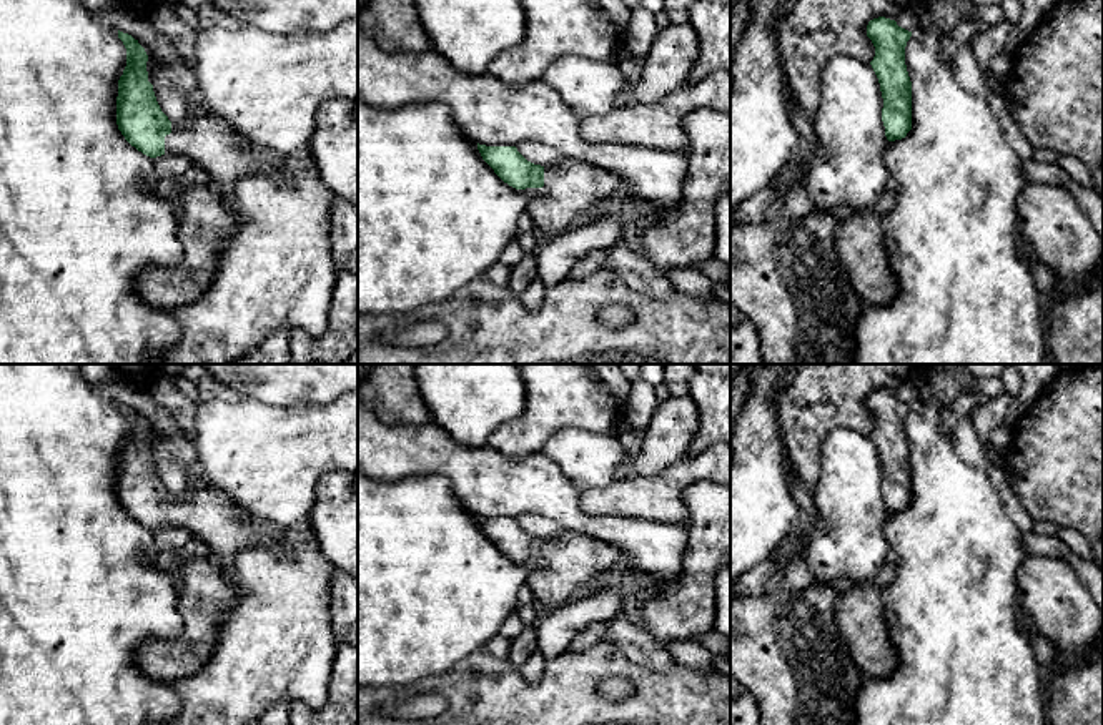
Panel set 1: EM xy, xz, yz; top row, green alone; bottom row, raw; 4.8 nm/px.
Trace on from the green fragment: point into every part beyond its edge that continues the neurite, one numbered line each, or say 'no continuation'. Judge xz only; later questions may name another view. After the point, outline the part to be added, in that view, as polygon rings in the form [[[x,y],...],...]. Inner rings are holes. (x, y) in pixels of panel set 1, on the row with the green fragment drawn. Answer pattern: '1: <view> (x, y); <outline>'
1: xz (571, 187); [[[564,160],[544,166],[546,195],[529,201],[526,211],[537,231],[559,236],[594,205],[622,191],[617,175],[586,161]]]

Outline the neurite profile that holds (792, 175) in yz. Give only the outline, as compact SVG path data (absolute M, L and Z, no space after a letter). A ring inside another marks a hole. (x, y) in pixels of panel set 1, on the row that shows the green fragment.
M792 108L792 123L800 136L800 143L789 163L775 176L774 186L777 188L802 186L805 168L819 146L814 120L809 120L800 110Z

